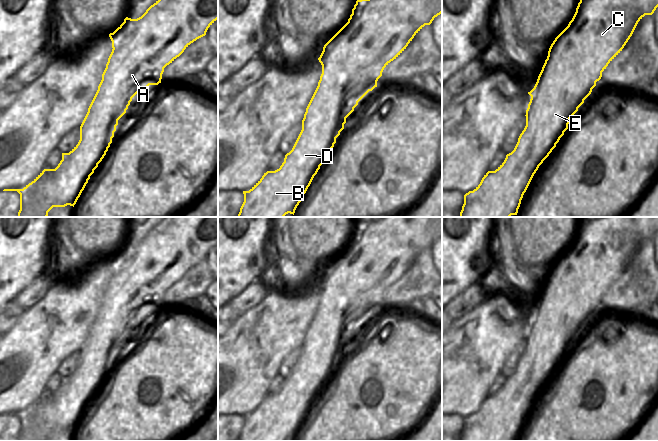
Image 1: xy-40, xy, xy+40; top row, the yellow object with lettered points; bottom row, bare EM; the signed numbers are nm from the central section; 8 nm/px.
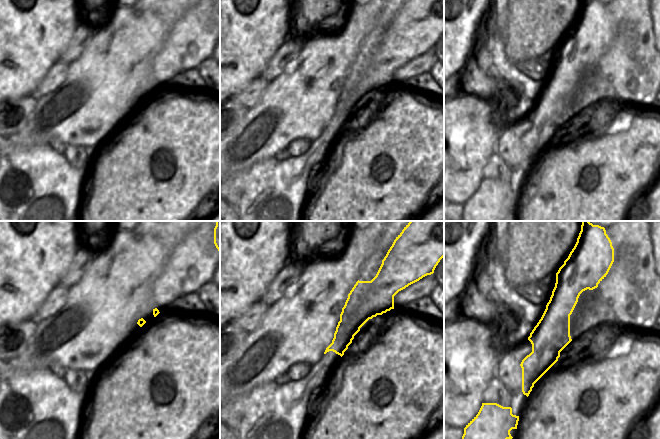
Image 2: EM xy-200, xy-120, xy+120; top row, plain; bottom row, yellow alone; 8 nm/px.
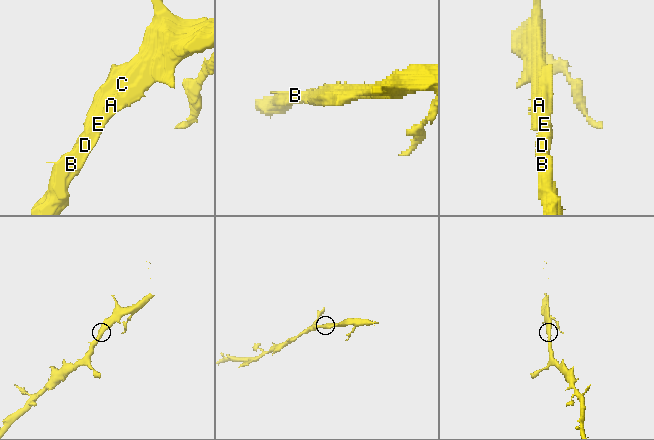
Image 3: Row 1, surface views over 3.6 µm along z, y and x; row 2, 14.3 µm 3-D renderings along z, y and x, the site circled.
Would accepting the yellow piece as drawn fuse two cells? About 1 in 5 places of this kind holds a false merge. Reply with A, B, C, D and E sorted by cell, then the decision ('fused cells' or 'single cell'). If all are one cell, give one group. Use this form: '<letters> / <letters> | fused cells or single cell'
A B C D E | single cell

